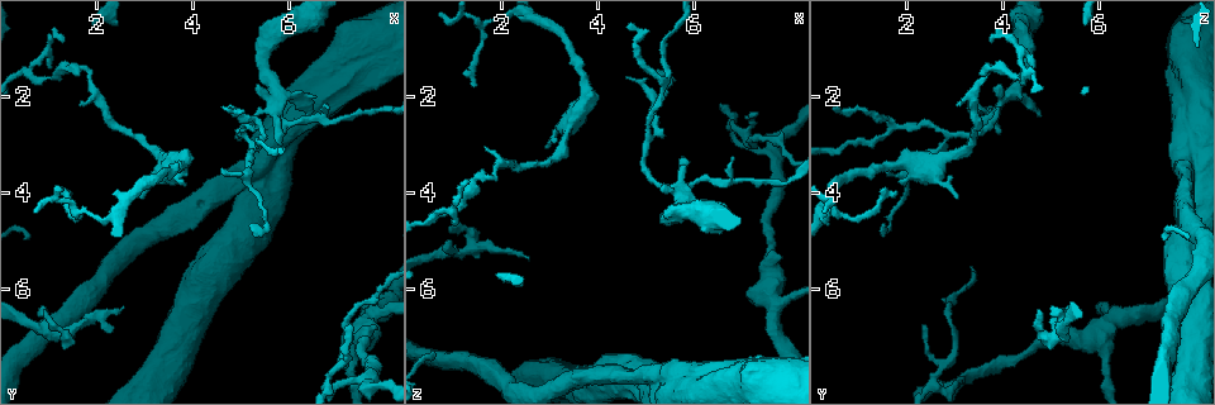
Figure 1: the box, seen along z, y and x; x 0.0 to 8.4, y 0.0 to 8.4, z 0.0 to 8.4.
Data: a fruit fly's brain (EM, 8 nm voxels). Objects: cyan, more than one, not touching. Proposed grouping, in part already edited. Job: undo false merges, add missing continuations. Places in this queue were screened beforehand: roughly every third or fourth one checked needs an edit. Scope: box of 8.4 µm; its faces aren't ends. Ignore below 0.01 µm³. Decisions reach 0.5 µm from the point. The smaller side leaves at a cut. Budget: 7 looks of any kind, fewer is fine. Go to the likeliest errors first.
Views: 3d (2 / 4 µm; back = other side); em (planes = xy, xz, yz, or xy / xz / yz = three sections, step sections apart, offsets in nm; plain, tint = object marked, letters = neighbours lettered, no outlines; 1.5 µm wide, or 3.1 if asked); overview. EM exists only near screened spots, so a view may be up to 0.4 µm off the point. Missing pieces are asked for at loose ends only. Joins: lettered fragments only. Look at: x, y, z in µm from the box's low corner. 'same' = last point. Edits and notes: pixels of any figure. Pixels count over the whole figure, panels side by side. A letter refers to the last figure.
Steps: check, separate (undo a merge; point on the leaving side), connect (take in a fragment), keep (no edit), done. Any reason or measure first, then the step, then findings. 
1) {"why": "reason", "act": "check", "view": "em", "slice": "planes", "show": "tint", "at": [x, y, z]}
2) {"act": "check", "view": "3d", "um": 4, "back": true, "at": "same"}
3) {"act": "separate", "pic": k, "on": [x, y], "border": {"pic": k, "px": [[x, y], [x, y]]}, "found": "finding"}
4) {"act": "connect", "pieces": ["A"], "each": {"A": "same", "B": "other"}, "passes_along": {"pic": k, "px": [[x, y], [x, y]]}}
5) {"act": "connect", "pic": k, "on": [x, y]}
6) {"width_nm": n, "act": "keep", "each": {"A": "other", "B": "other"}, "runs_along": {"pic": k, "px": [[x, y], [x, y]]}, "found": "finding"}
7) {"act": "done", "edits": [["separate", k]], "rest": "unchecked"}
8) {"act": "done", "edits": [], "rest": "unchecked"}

{"act": "check", "view": "3d", "um": 4, "back": true, "at": [5.70, 2.25, 3.95]}

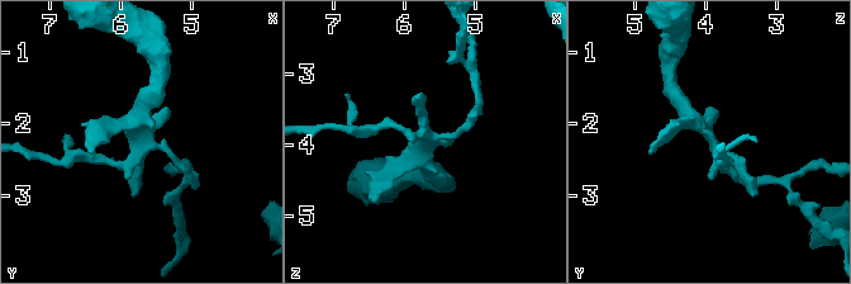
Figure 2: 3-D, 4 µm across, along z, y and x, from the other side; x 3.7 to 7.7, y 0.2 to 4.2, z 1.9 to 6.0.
{"why": "need the tissue", "act": "check", "view": "em", "slice": "planes", "show": "letters", "at": [5.60, 2.25, 3.90]}

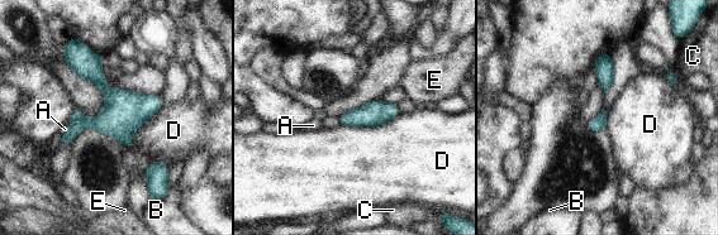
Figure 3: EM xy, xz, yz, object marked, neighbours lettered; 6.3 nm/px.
{"act": "keep", "each": {"A": "other", "B": "other", "C": "other", "D": "other", "E": "other"}, "border": {"pic": 3, "px": [[400, 114], [376, 125], [341, 124]]}, "found": "all the same neuron"}

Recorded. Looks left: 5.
{"why": "tapers out", "act": "check", "view": "em", "slice": "planes", "show": "letters", "at": [4.65, 3.60, 1.60]}

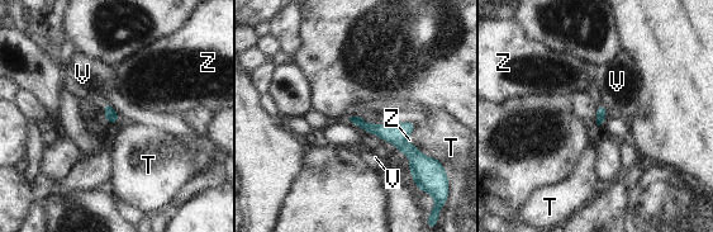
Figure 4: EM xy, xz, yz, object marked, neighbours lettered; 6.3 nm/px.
{"act": "keep", "each": {"T": "other", "V": "other", "Z": "other"}, "runs_along": {"pic": 4, "px": [[355, 119], [390, 132], [421, 159]]}, "found": "no lettered fragment goes on from it"}

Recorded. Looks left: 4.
{"act": "check", "view": "em", "slice": "xz", "step": 8, "show": "tint", "at": [7.35, 6.70, 2.35]}

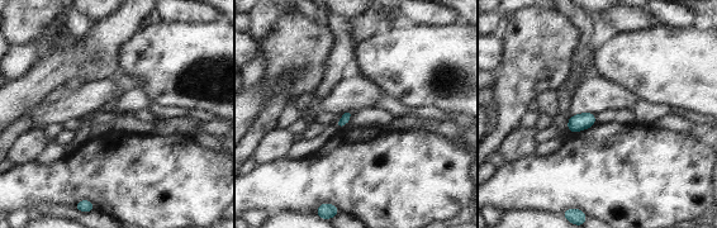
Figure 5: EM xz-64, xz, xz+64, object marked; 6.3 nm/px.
{"act": "check", "view": "em", "slice": "planes", "show": "letters", "at": "same"}

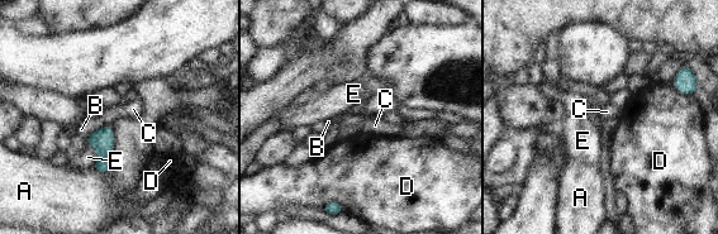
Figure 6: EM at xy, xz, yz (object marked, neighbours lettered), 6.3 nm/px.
{"width_nm": 130, "act": "keep", "each": {"A": "other", "B": "other", "C": "other", "D": "other", "E": "other"}, "border": {"pic": 6, "px": [[109, 124], [91, 133]]}, "found": "none of them fits"}

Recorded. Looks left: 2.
{"act": "done", "edits": [], "rest": "unchecked"}

